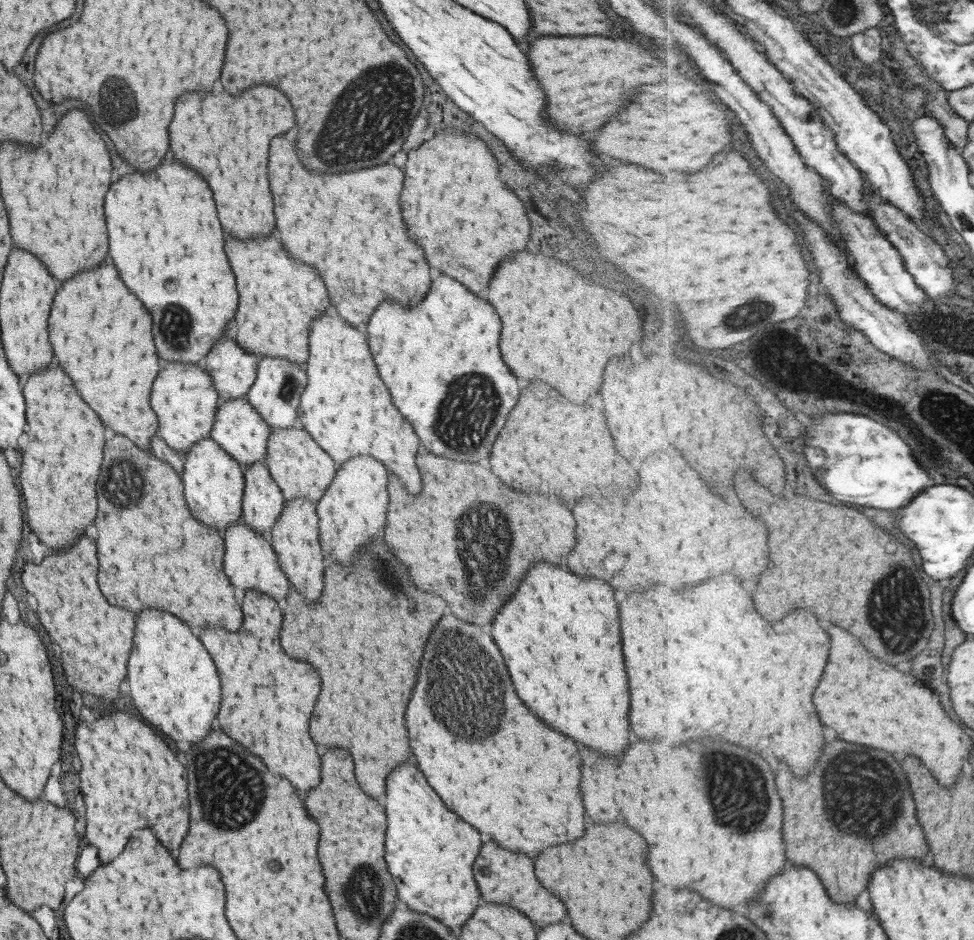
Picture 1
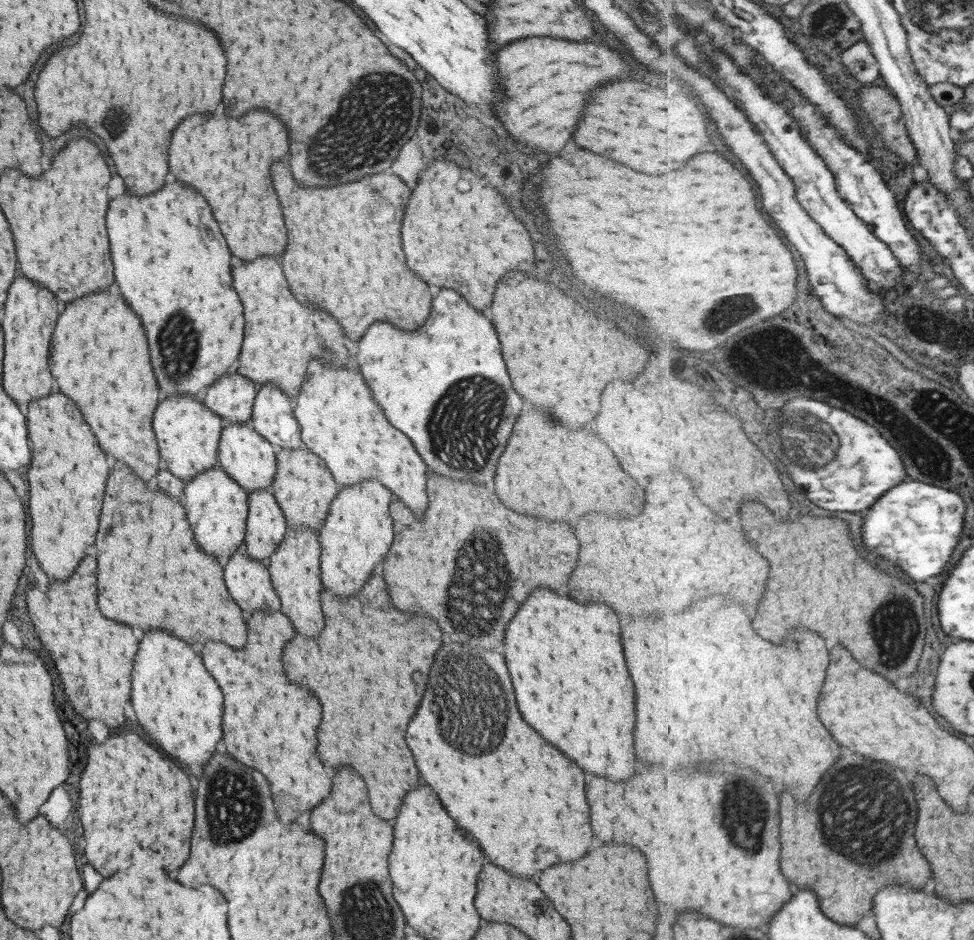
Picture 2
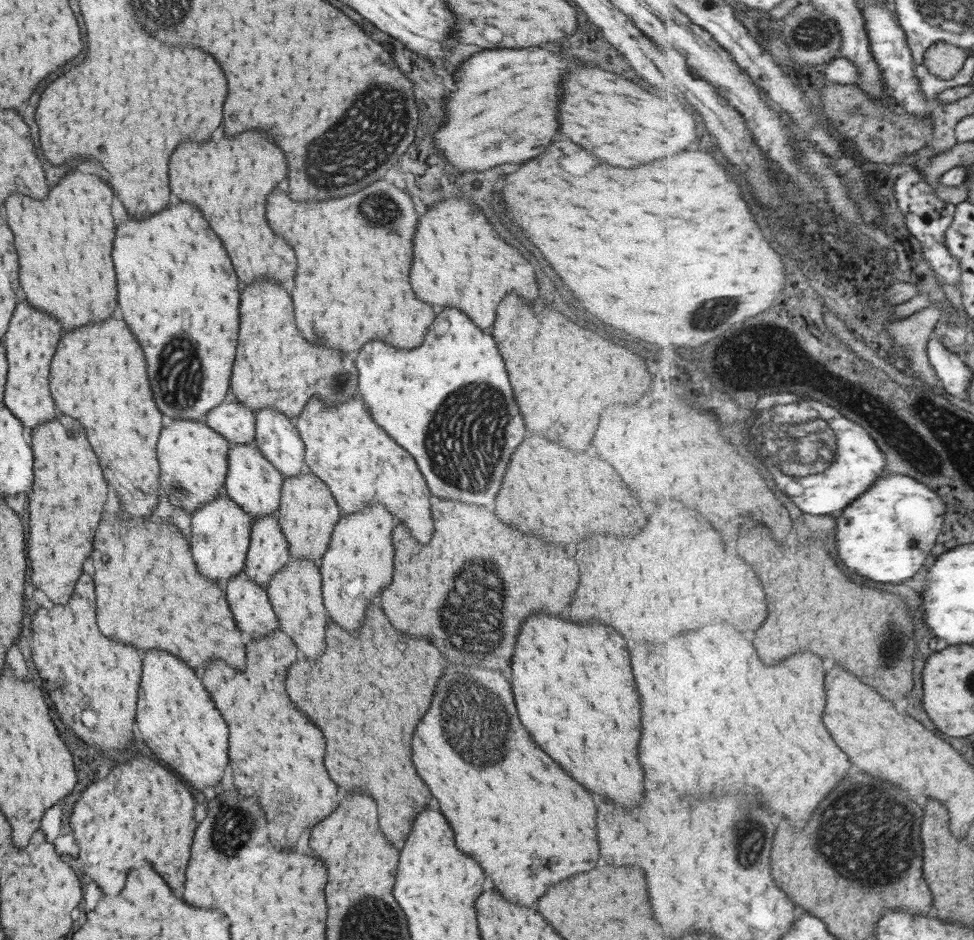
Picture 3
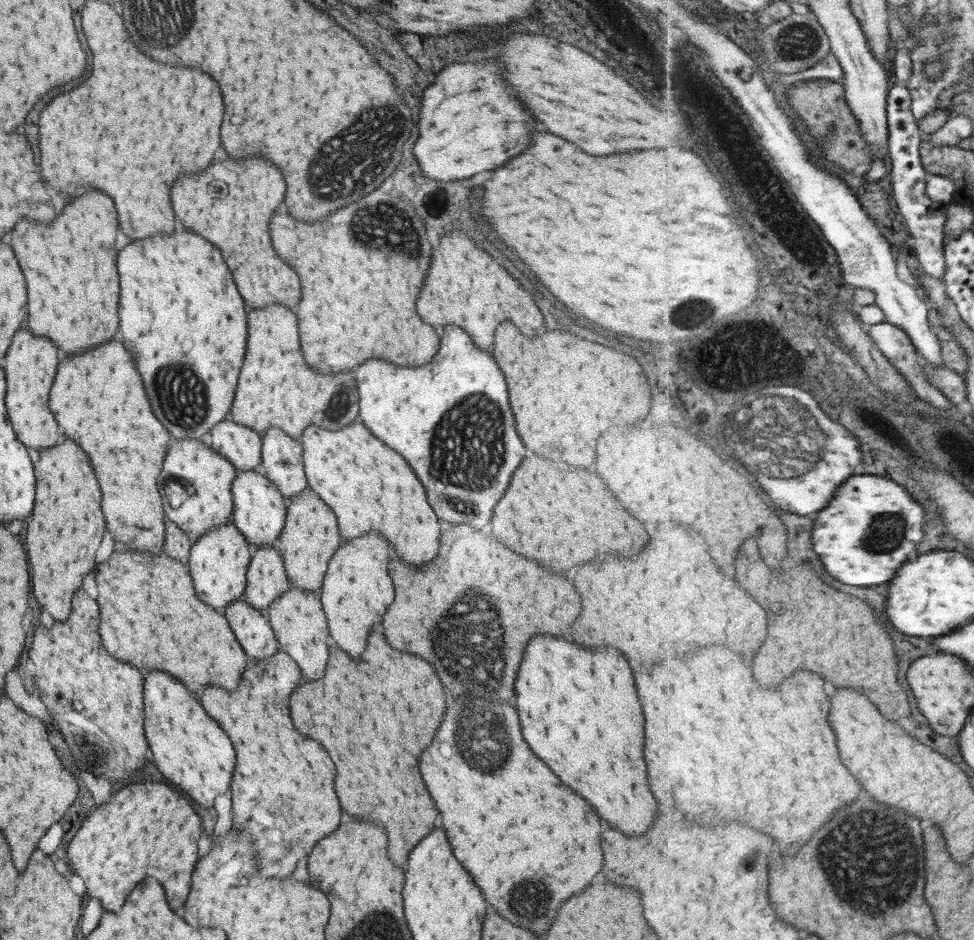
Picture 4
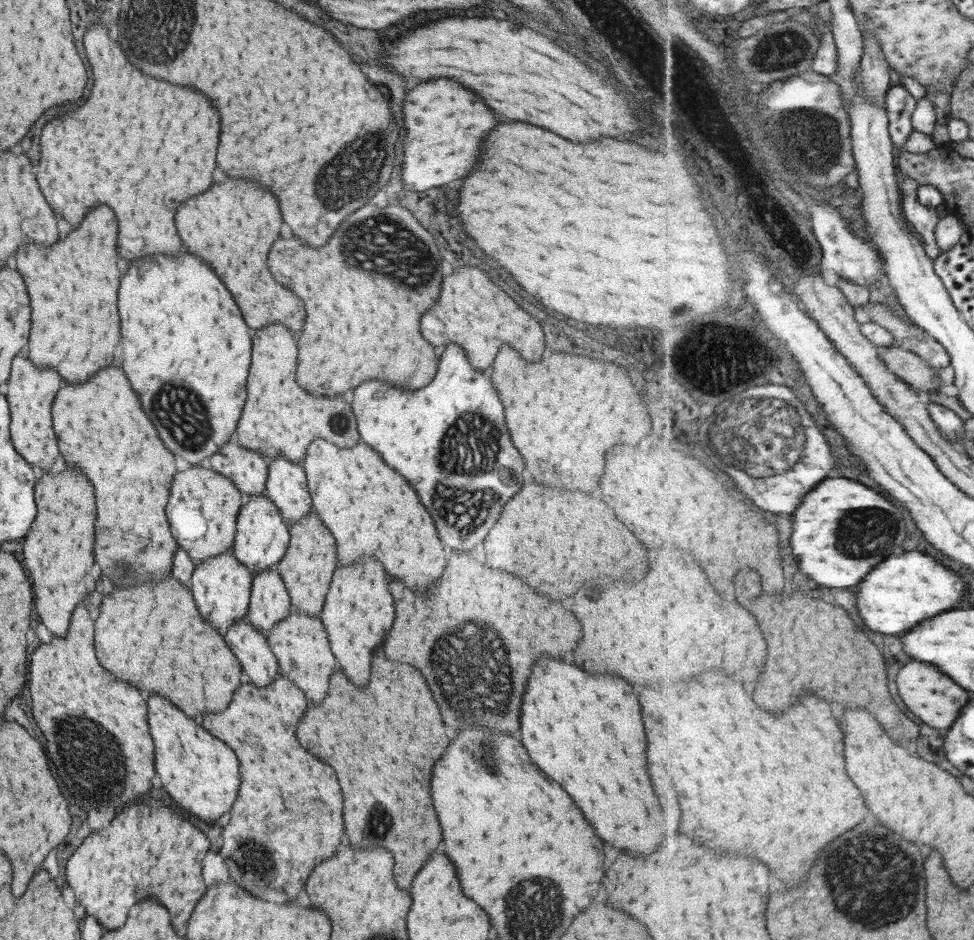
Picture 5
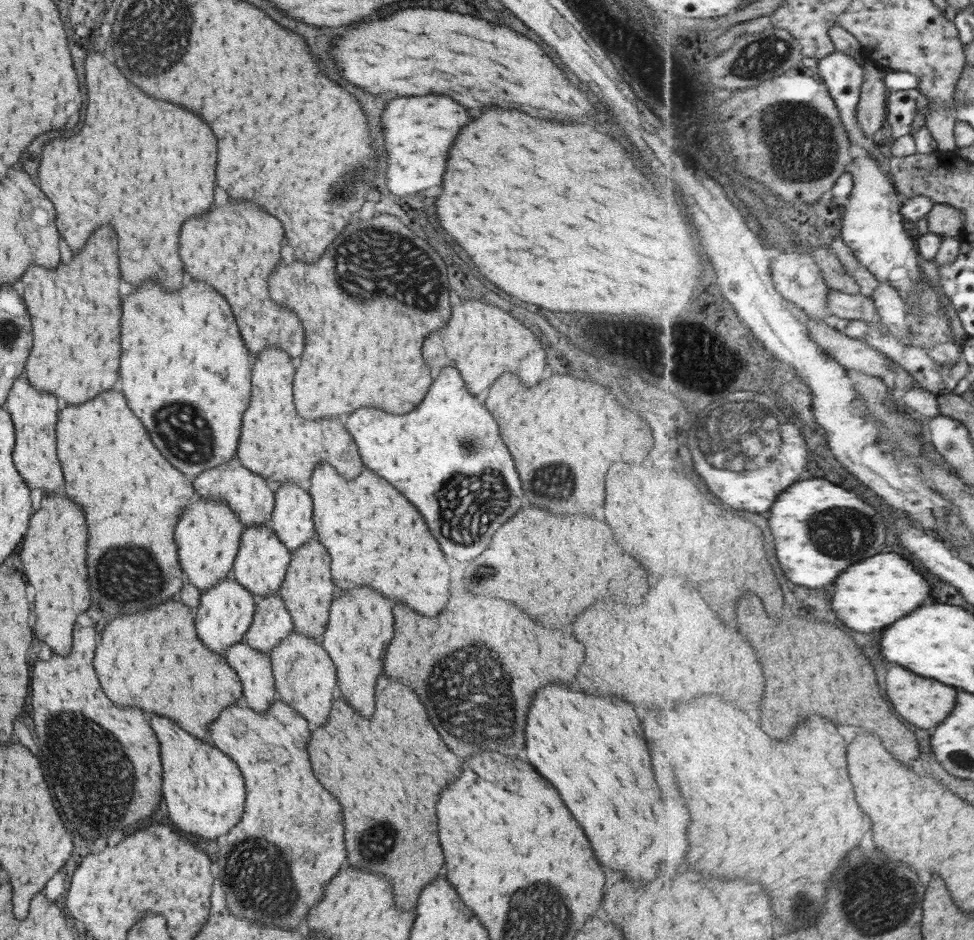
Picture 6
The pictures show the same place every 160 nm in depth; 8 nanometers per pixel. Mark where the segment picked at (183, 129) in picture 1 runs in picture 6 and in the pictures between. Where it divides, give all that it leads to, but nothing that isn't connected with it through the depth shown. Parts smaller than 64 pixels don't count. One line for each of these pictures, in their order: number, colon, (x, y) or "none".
2: (236, 186)
3: (226, 181)
4: (245, 193)
5: (206, 223)
6: (236, 264)

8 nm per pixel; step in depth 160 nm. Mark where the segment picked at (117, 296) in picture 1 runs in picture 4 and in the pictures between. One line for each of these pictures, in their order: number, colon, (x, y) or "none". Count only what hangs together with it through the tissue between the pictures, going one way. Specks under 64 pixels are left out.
2: (93, 333)
3: (97, 376)
4: (97, 400)

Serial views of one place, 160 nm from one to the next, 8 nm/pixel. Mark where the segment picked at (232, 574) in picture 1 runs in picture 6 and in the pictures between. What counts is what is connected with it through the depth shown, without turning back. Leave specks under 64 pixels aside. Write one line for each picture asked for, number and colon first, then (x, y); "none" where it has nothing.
2: (248, 582)
3: (249, 605)
4: (251, 628)
5: (249, 645)
6: (252, 667)

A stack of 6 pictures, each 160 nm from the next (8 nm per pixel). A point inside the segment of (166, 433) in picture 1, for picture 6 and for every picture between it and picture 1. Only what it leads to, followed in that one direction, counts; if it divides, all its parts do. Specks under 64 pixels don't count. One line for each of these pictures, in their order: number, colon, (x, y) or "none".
2: (187, 434)
3: (192, 459)
4: (194, 484)
5: (202, 510)
6: (207, 534)

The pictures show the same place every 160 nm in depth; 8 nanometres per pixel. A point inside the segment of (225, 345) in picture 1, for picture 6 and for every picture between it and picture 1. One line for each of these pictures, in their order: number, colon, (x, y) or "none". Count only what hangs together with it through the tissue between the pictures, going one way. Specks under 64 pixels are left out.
2: (231, 397)
3: (234, 422)
4: (240, 445)
5: (247, 470)
6: (247, 495)

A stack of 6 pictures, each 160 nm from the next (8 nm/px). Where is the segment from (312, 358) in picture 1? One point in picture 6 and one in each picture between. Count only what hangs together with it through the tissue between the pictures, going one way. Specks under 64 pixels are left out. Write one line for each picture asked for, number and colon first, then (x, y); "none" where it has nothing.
2: (338, 421)
3: (359, 463)
4: (369, 487)
5: (370, 511)
6: (374, 536)

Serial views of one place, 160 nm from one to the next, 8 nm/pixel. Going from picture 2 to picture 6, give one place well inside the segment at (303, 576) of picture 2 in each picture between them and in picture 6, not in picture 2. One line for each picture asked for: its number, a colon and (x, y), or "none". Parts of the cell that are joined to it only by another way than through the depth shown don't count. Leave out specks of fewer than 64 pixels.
3: (293, 591)
4: (298, 625)
5: (298, 642)
6: (303, 675)

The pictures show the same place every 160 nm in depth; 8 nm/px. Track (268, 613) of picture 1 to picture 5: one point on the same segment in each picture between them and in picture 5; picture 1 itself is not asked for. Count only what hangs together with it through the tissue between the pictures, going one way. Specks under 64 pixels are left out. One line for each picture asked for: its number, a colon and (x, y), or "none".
2: (269, 725)
3: (286, 760)
4: (272, 759)
5: (281, 781)

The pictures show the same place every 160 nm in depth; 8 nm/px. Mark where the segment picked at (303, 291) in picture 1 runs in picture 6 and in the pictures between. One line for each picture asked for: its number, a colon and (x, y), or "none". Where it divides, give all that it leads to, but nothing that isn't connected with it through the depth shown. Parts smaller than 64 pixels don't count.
2: (279, 337)
3: (274, 367)
4: (275, 388)
5: (277, 417)
6: (275, 442)

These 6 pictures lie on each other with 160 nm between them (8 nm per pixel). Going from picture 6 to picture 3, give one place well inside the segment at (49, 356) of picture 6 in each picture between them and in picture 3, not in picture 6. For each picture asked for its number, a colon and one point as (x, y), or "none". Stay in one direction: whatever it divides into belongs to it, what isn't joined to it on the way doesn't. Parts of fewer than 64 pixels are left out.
3: (63, 243)
4: (69, 267)
5: (72, 285)

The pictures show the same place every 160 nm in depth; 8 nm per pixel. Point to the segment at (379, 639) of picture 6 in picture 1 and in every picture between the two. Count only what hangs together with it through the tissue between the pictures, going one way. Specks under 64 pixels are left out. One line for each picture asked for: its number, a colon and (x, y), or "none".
1: (351, 511)
2: (355, 535)
3: (356, 566)
4: (356, 591)
5: (357, 612)

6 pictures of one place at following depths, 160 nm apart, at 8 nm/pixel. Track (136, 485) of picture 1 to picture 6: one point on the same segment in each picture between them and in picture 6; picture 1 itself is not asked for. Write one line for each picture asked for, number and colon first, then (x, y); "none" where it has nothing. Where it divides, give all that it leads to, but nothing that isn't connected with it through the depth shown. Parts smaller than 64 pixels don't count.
2: (150, 574)
3: (149, 595)
4: (148, 617)
5: (135, 634)
6: (133, 665)

